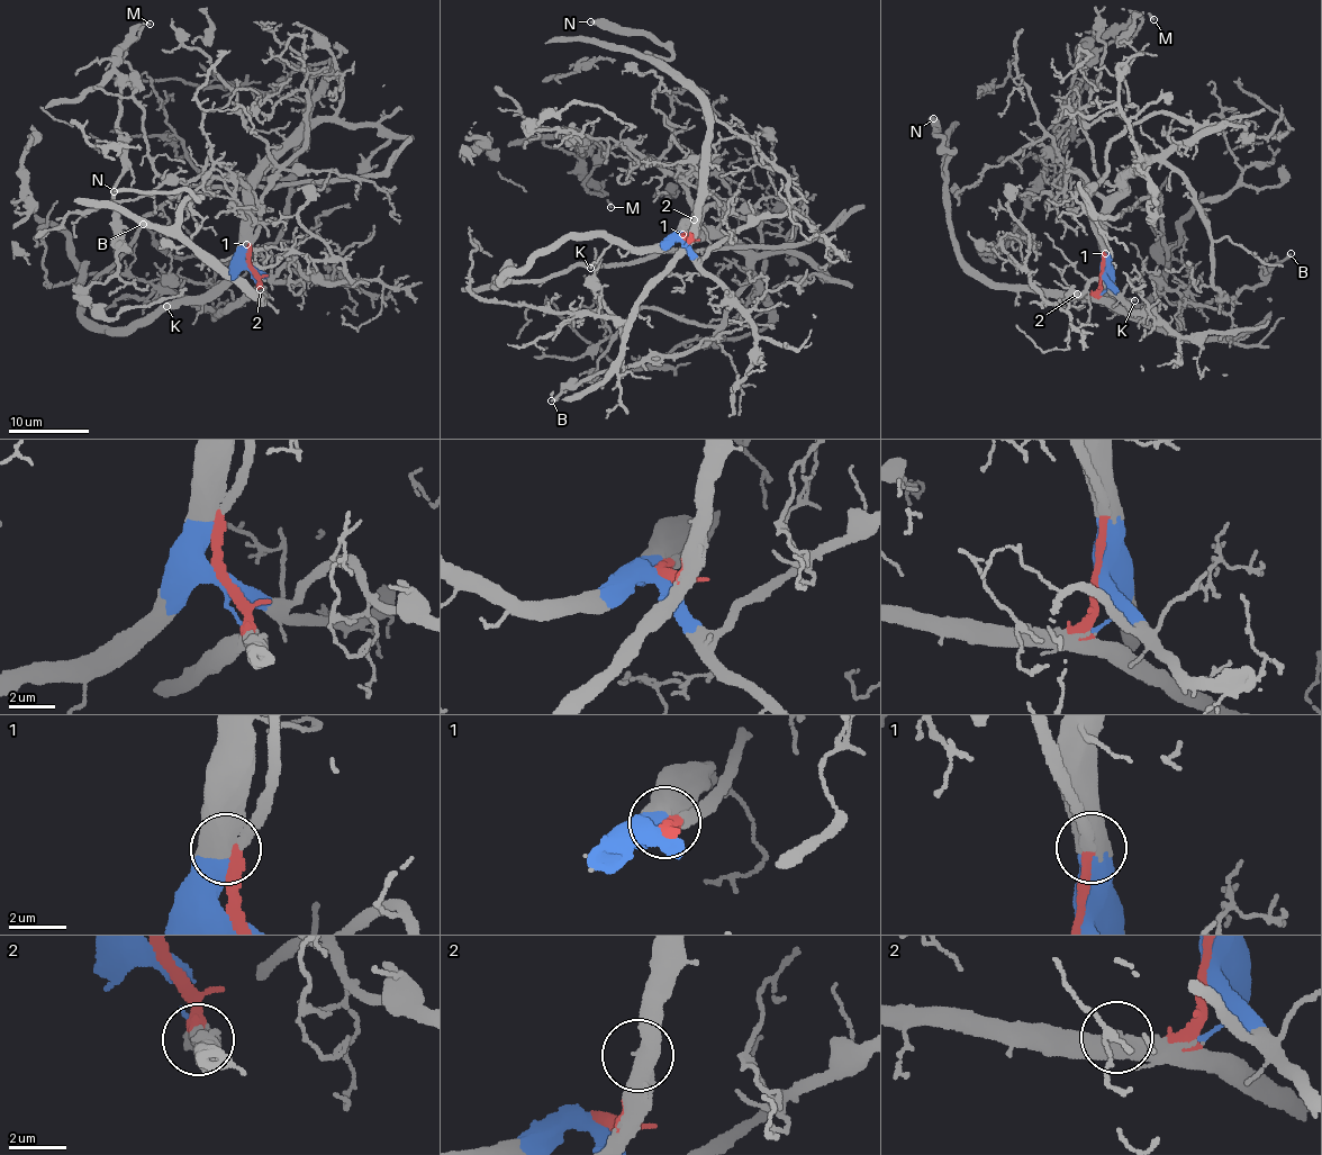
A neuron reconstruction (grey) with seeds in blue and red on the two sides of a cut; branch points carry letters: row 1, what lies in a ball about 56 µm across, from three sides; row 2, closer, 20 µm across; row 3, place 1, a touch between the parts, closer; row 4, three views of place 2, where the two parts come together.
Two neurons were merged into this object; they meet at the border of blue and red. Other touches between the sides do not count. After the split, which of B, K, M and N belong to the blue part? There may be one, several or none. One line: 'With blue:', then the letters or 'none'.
With blue: B, K, M

